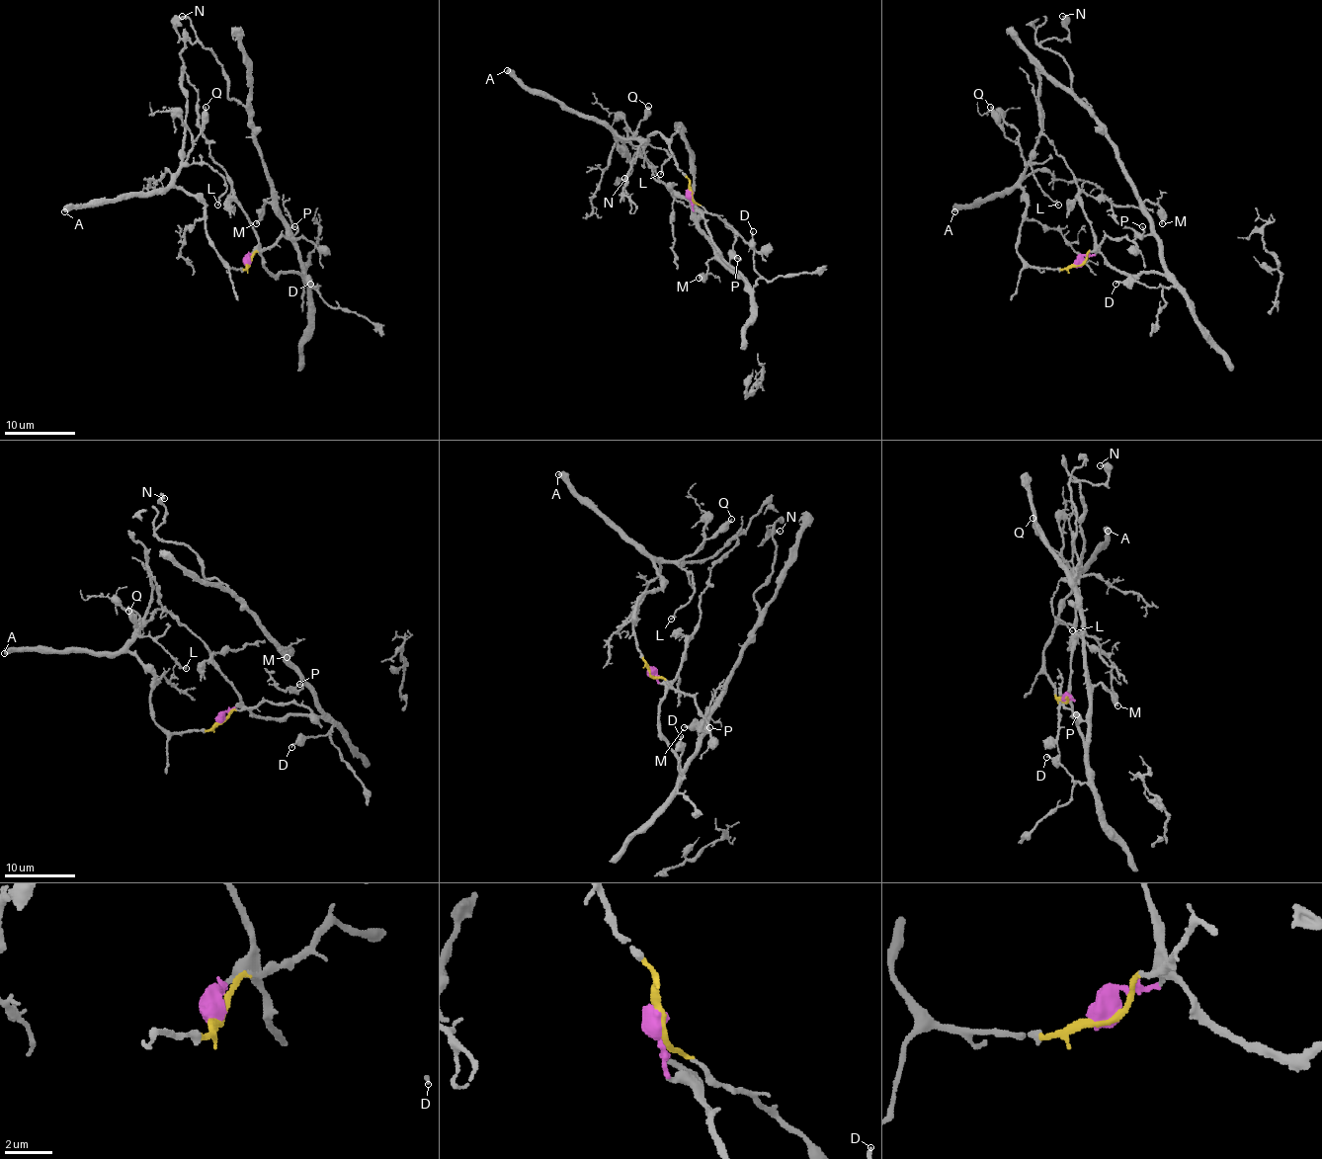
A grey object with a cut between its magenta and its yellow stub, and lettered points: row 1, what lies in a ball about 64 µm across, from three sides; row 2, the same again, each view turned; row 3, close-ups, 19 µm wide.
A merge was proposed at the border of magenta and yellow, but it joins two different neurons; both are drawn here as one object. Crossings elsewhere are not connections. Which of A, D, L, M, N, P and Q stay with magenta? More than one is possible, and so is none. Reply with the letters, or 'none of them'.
D, M, N, P

